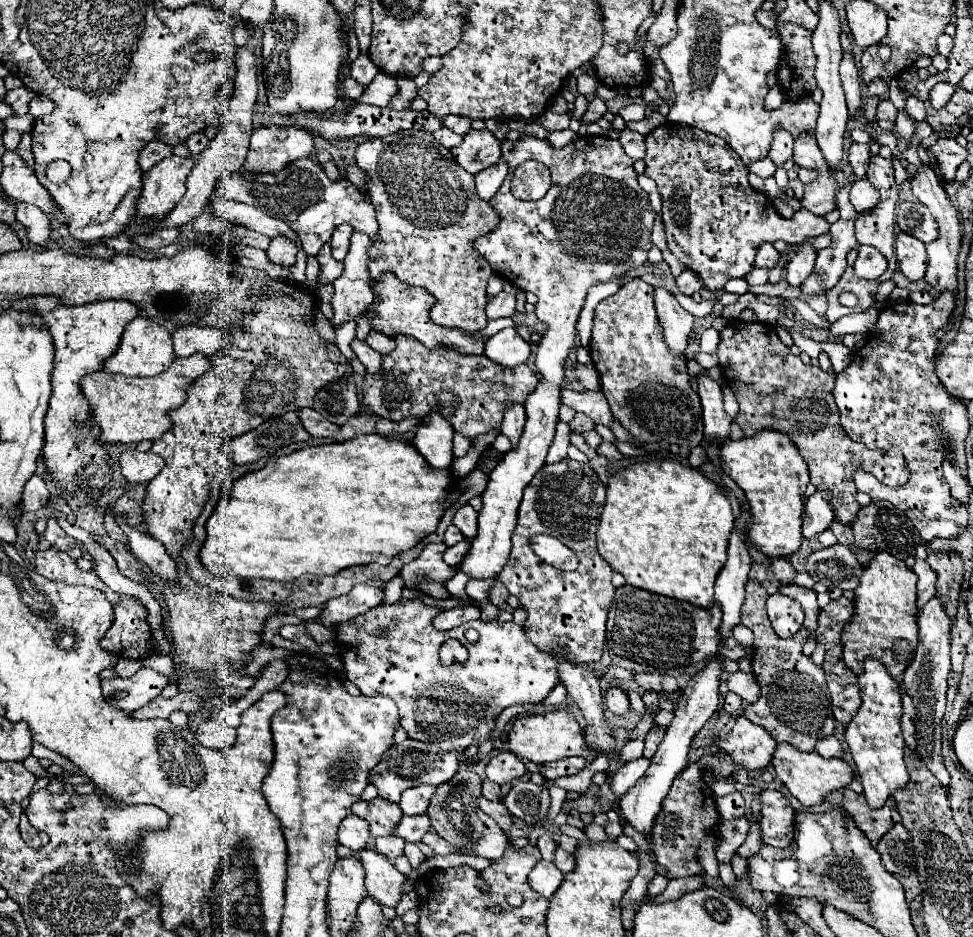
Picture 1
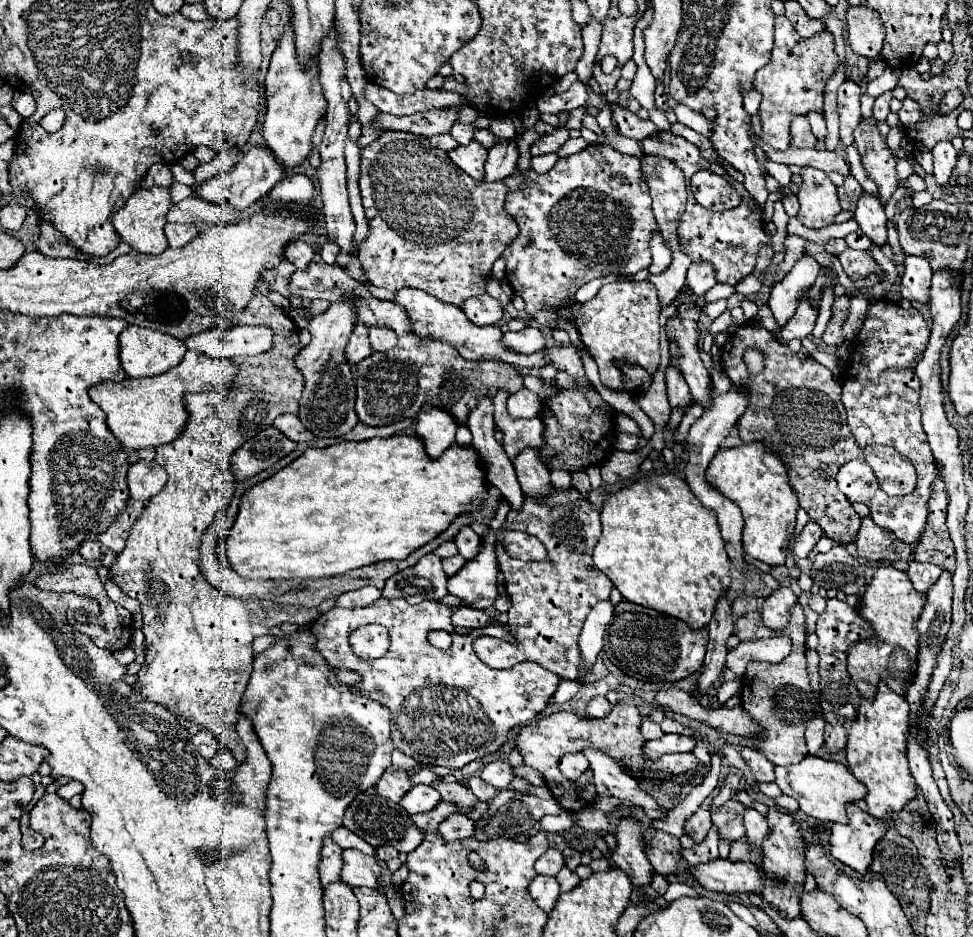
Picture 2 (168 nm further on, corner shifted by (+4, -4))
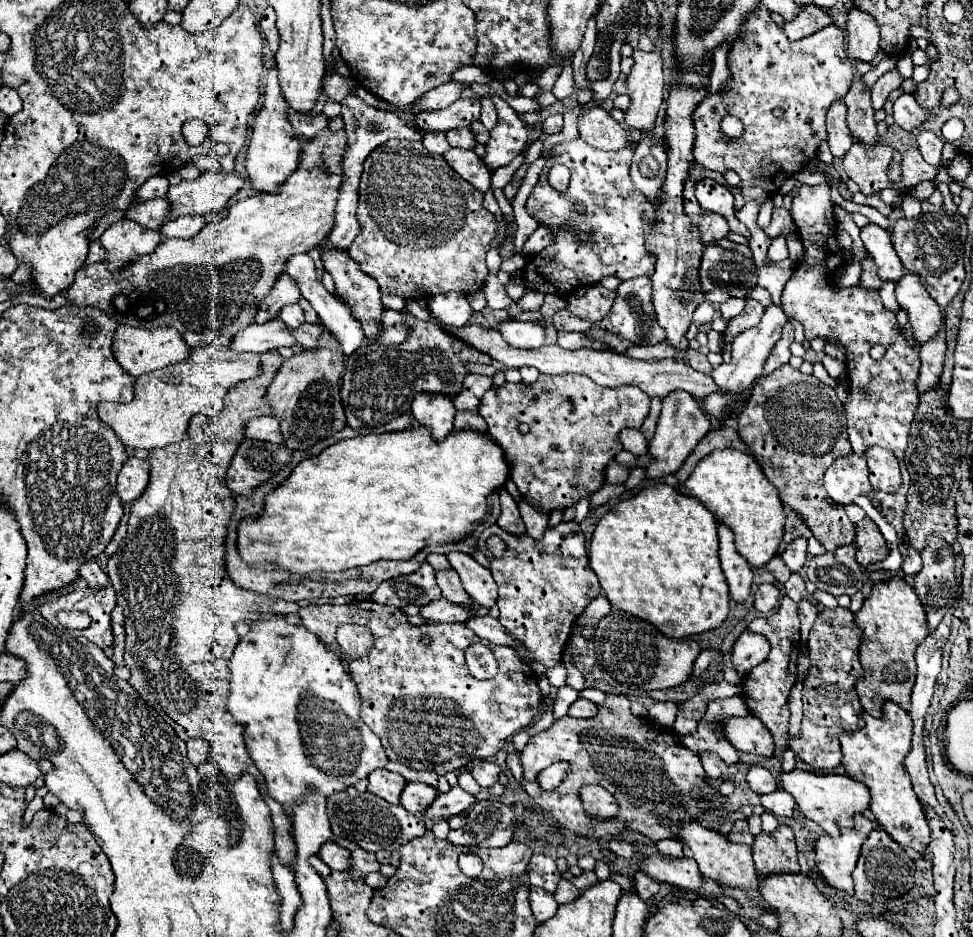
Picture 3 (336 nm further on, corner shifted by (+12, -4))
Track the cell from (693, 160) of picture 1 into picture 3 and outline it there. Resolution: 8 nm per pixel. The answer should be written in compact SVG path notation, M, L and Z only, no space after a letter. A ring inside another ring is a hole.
M695 164L691 166L691 176L689 176L689 180L685 182L685 190L683 190L683 194L685 194L685 212L689 214L691 222L699 228L699 232L701 232L701 242L703 242L705 246L713 246L715 240L727 238L729 226L727 226L727 220L725 220L721 214L707 212L707 210L703 210L703 208L699 206L699 202L697 202L697 198L695 198L695 180L703 180L705 178L713 179L731 191L731 194L735 196L735 204L733 204L735 210L739 210L739 208L745 204L745 200L741 198L741 190L737 190L735 186L729 186L721 173L705 170L703 166L699 168L699 166L695 166Z

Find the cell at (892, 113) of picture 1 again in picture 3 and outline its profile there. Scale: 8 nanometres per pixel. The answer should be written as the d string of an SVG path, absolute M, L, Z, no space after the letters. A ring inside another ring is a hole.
M889 70L887 74L883 74L883 76L873 84L873 88L871 88L873 108L875 108L875 110L883 108L887 96L889 96L893 90L897 90L897 88L901 86L901 82L903 82L903 76L901 76L897 70Z

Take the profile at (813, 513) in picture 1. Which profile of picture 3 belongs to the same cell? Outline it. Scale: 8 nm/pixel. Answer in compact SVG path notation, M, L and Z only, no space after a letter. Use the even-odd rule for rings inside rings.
M795 538L787 550L783 552L781 560L787 564L791 572L799 572L807 560L807 540L805 538Z

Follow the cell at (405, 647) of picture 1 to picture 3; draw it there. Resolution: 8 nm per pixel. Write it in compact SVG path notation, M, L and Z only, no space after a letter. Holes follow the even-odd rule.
M355 600L355 602L345 604L345 606L337 606L337 604L333 604L333 606L301 606L301 608L299 608L299 616L301 616L303 626L305 626L307 630L313 630L317 636L321 636L321 640L323 640L325 644L329 644L331 650L335 650L335 628L339 628L339 626L351 622L351 624L363 624L363 626L367 626L367 628L371 630L373 640L375 640L375 642L373 642L373 648L369 650L367 656L357 658L357 660L349 660L349 674L351 674L351 678L353 678L353 682L355 682L355 686L357 686L357 690L359 690L359 696L361 696L361 714L359 714L359 716L361 716L361 720L363 720L367 726L371 726L371 730L381 738L389 760L395 760L395 762L413 766L415 770L433 770L433 772L437 772L437 774L441 776L441 774L447 774L447 772L451 772L451 770L459 770L459 768L467 766L467 764L469 764L471 760L475 760L475 758L495 756L495 754L503 748L503 744L505 744L505 740L507 740L509 736L513 736L513 734L519 732L521 728L527 728L527 726L531 724L531 720L539 714L539 708L541 708L541 692L539 692L539 686L537 686L537 676L535 676L535 672L531 670L531 666L525 664L525 662L521 662L521 660L513 654L513 650L509 650L509 646L498 646L490 642L486 643L486 640L477 637L477 634L473 634L473 630L467 628L465 624L409 626L407 620L405 620L405 614L403 614L401 610L397 610L395 606L381 606L381 604L373 602L373 600ZM423 636L427 636L427 638L431 640L431 644L423 644L423 640L421 640ZM475 642L486 643L485 646L493 650L493 656L495 656L497 666L499 666L499 674L497 674L495 678L491 678L491 680L475 680L475 678L469 674L469 670L467 670L465 650L467 650L471 644L475 644Z

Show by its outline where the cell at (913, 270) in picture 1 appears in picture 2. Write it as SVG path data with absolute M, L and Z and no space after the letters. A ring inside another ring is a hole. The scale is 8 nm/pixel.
M905 254L903 260L903 282L901 282L901 294L905 300L913 302L927 302L927 290L929 290L929 282L933 276L933 270L929 266L929 262L921 256L913 256L913 254Z

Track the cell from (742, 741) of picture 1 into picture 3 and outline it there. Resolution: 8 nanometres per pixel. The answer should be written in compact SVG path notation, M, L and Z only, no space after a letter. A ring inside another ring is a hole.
M751 766L749 774L747 774L747 784L759 796L761 794L771 794L771 792L775 792L779 788L775 778L771 776L771 772L767 768L763 768L763 766Z

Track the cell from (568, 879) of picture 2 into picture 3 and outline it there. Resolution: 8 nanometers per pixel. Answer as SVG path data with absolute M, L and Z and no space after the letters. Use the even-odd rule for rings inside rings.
M561 880L559 886L557 886L557 894L555 894L555 900L557 904L569 904L573 900L579 898L579 890L569 882L569 880Z

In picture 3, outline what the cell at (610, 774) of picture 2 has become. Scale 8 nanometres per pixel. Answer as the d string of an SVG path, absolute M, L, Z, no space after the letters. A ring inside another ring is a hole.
M673 824L669 826L671 830L677 830L679 838L693 850L693 858L699 864L699 872L711 880L715 880L719 886L729 886L729 888L739 888L745 890L747 894L759 896L757 892L757 874L751 858L751 848L745 844L733 844L727 838L723 838L719 832L713 832L709 828L703 828L701 824Z

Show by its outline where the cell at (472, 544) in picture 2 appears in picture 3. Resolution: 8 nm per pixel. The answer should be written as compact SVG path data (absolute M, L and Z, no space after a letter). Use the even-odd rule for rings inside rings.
M453 552L453 554L447 554L447 558L451 562L451 568L459 574L461 584L465 592L471 596L471 600L491 608L497 602L497 584L491 572L483 568L479 562L475 562L473 556L469 554Z

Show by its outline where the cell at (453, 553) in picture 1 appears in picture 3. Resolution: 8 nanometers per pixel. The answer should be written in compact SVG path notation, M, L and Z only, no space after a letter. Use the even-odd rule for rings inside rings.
M443 570L443 572L437 572L437 584L443 592L443 598L447 598L449 602L453 604L461 604L461 606L467 606L469 610L469 618L473 618L479 610L479 606L469 598L469 594L465 594L459 578L457 578L457 572L455 570Z

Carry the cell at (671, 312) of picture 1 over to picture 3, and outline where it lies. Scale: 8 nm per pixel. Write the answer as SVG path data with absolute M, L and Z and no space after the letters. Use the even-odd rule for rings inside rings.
M679 390L677 394L669 394L669 398L663 398L663 410L657 422L657 430L649 442L651 462L645 466L645 476L649 480L655 480L667 474L675 474L709 430L711 430L711 422L701 412L699 404L693 398L689 398L689 394Z

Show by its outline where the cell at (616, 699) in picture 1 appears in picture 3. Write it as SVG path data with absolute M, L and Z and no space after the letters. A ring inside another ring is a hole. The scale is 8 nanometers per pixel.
M577 698L567 712L571 718L593 718L593 714L597 714L597 706L585 698Z

